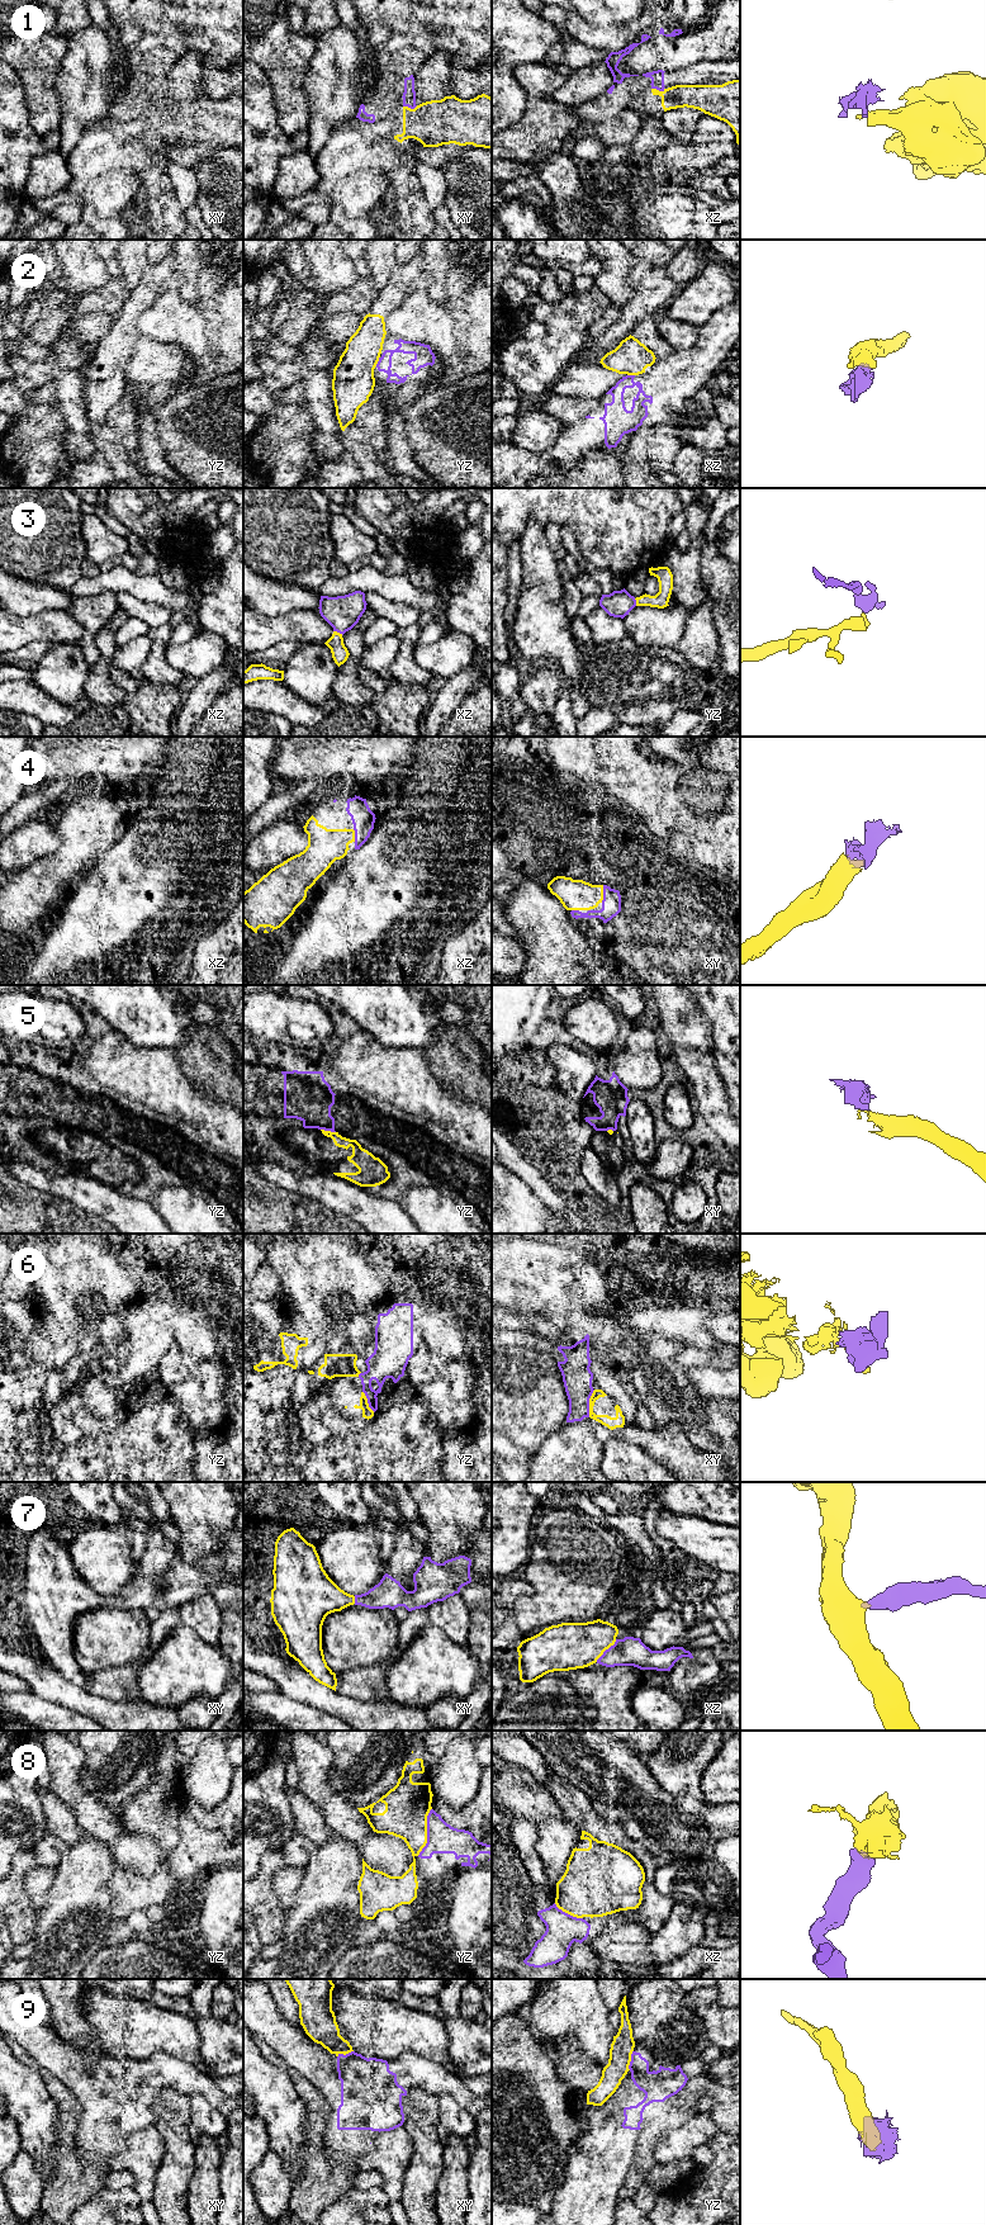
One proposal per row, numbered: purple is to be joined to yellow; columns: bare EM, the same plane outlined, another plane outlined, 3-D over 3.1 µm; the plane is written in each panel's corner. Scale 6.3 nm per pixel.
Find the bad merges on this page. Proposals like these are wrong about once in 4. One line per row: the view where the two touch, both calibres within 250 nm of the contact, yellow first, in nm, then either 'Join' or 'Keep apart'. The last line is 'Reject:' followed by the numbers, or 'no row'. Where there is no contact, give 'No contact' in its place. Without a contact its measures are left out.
1: Touches yellow in xz. Thickness 150 nm (yellow) against 80 nm. Keep apart
2: Touches yellow in yz. Thickness 260 nm (yellow) against 90 nm. Keep apart
3: Touches yellow in xz. Thickness 110 nm (yellow) against 220 nm. Join
4: Touches yellow in xy. Thickness 190 nm (yellow) against 130 nm. Join
5: Touches yellow in yz. Thickness 100 nm (yellow) against 300 nm. Keep apart
6: Touches yellow in xy. Thickness 80 nm (yellow) against 190 nm. Join
7: Touches yellow in xz. Thickness 300 nm (yellow) against 180 nm. Join
8: Touches yellow in yz. Thickness 280 nm (yellow) against 190 nm. Join
9: Touches yellow in yz. Thickness 140 nm (yellow) against 190 nm. Keep apart
Reject: 1, 2, 5, 9

